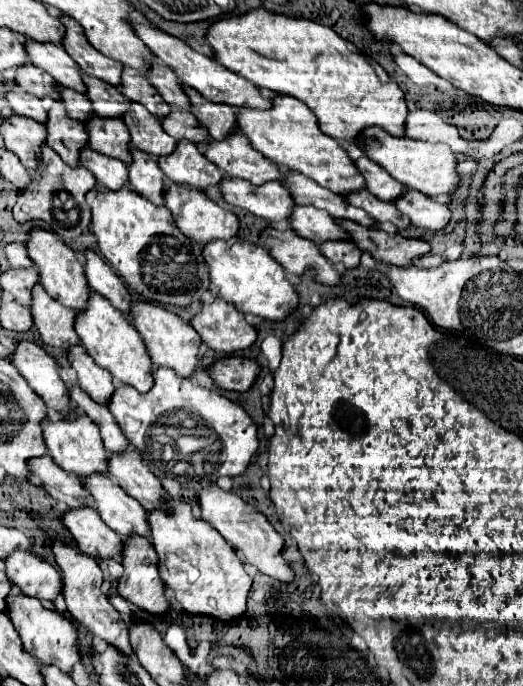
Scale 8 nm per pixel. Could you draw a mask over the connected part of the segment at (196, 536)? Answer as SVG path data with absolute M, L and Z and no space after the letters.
M166 500L162 506L172 506L174 514L166 514L162 508L150 512L150 536L154 550L160 558L160 576L174 592L174 598L188 614L208 616L222 622L232 622L248 616L248 592L252 578L244 570L244 564L226 540L204 520L196 520L186 502Z

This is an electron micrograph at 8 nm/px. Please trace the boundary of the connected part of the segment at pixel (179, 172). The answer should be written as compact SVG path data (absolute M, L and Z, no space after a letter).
M180 142L178 148L170 156L160 158L158 164L172 182L200 192L206 192L208 186L218 186L222 180L218 166L200 154L198 146L192 142Z

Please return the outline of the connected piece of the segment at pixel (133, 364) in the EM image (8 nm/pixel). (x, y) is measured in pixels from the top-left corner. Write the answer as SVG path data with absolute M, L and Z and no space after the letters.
M92 292L86 310L76 316L76 334L80 336L80 342L94 358L94 362L108 370L116 384L128 384L142 394L152 388L154 364L148 358L148 348L142 336L134 328L134 324L124 318L122 312L116 312L114 306L108 304L108 300L104 300L100 294Z

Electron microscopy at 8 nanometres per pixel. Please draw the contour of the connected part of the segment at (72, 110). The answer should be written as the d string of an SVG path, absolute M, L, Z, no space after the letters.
M60 86L60 94L62 94L62 102L64 102L70 118L84 122L84 118L96 116L96 112L92 110L92 104L88 102L86 94L80 94L80 92L64 88L64 86Z

